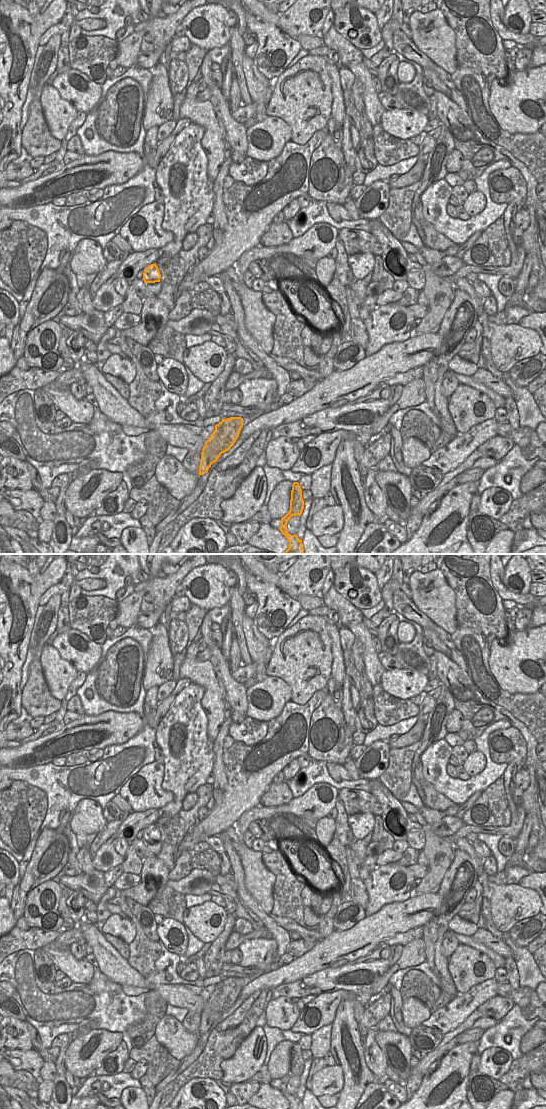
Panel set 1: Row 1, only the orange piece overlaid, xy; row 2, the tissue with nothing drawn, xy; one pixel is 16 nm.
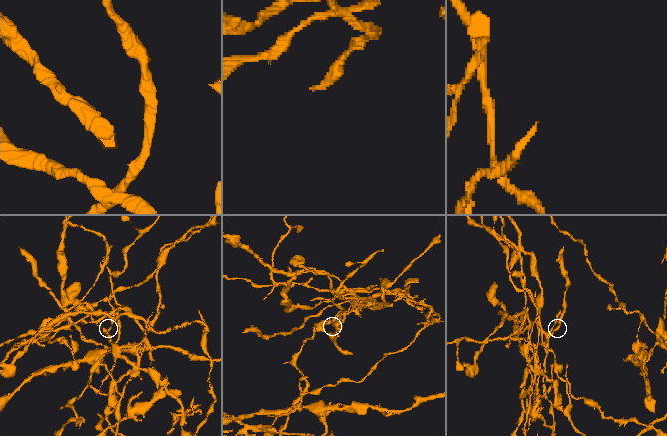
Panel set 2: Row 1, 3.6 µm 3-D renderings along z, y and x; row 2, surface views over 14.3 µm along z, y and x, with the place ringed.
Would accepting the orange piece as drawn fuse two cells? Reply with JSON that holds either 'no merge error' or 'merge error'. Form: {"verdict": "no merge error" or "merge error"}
{"verdict": "merge error"}

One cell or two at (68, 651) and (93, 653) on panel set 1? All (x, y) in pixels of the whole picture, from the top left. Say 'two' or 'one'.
one

